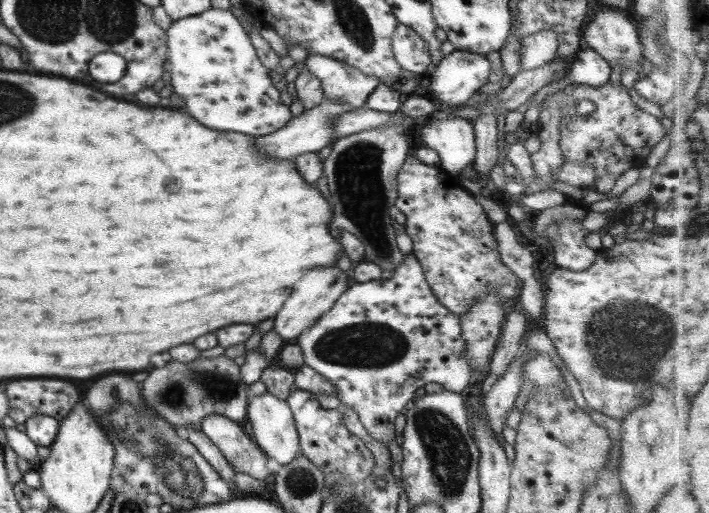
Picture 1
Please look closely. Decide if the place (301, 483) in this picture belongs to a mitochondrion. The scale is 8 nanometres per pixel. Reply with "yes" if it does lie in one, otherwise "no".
yes

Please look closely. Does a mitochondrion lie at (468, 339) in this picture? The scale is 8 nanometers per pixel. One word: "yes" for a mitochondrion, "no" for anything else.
no

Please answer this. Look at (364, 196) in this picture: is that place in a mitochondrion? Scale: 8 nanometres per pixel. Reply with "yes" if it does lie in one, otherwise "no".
yes

